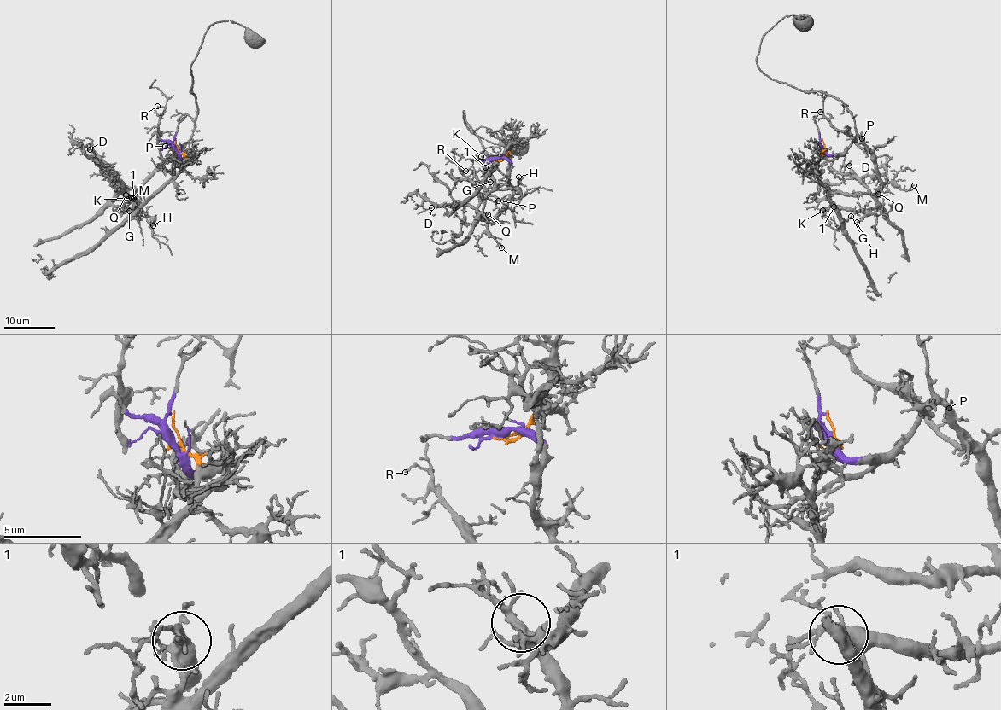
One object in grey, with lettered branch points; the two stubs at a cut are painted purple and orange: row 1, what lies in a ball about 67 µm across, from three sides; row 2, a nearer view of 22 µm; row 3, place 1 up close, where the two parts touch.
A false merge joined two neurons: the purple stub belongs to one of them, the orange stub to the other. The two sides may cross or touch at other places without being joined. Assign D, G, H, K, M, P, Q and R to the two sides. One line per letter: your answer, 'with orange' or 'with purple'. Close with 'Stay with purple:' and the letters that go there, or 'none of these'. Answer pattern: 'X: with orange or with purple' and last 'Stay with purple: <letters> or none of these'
D: with purple
G: with orange
H: with purple
K: with purple
M: with purple
P: with purple
Q: with purple
R: with purple
Stay with purple: D, H, K, M, P, Q, R

